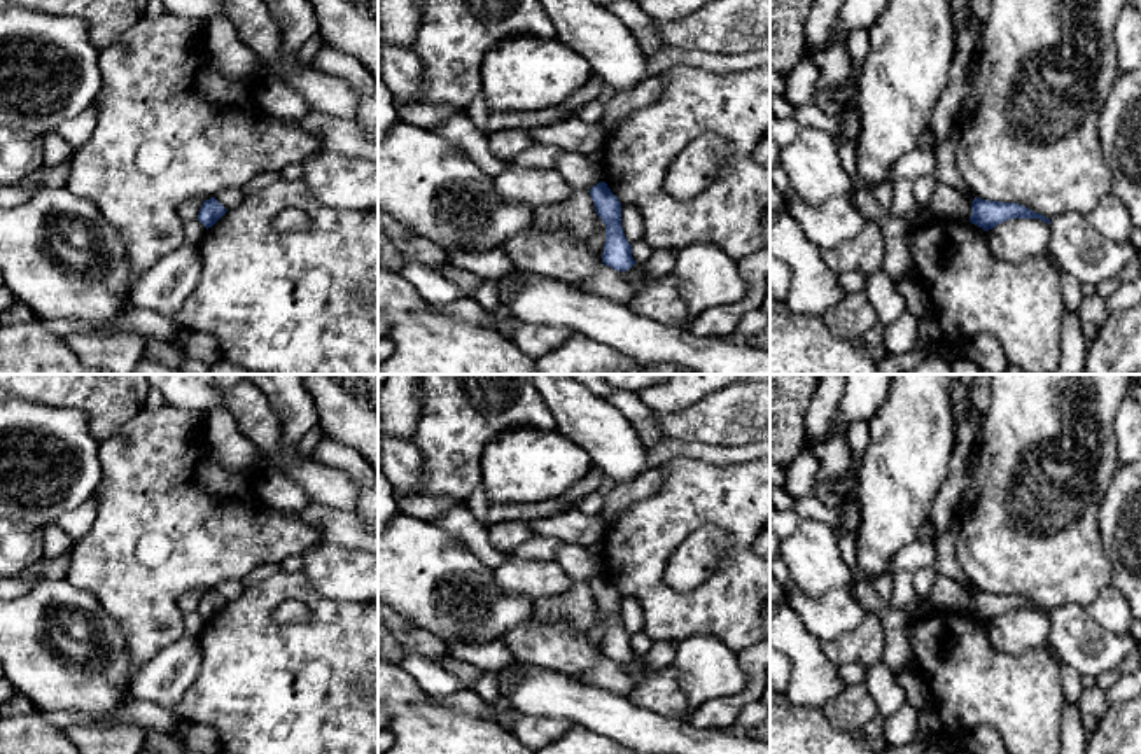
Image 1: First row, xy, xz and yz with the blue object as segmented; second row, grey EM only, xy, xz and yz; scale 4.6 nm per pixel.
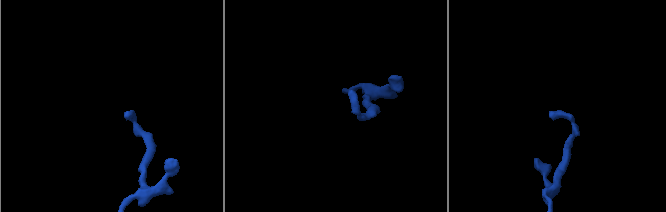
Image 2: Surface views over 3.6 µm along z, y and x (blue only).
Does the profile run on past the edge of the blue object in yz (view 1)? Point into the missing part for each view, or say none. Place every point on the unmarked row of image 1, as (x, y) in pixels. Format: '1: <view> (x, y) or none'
1: none

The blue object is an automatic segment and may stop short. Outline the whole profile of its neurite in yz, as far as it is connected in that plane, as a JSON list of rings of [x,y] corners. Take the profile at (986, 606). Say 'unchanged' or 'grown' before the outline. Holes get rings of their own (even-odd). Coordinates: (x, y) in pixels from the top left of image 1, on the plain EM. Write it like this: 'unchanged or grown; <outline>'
unchanged; [[[975,590],[971,593],[970,614],[982,619],[984,623],[989,623],[1010,611],[1040,611],[1050,616],[1050,611],[1018,595],[1001,595],[1001,593],[980,591],[980,590]]]

